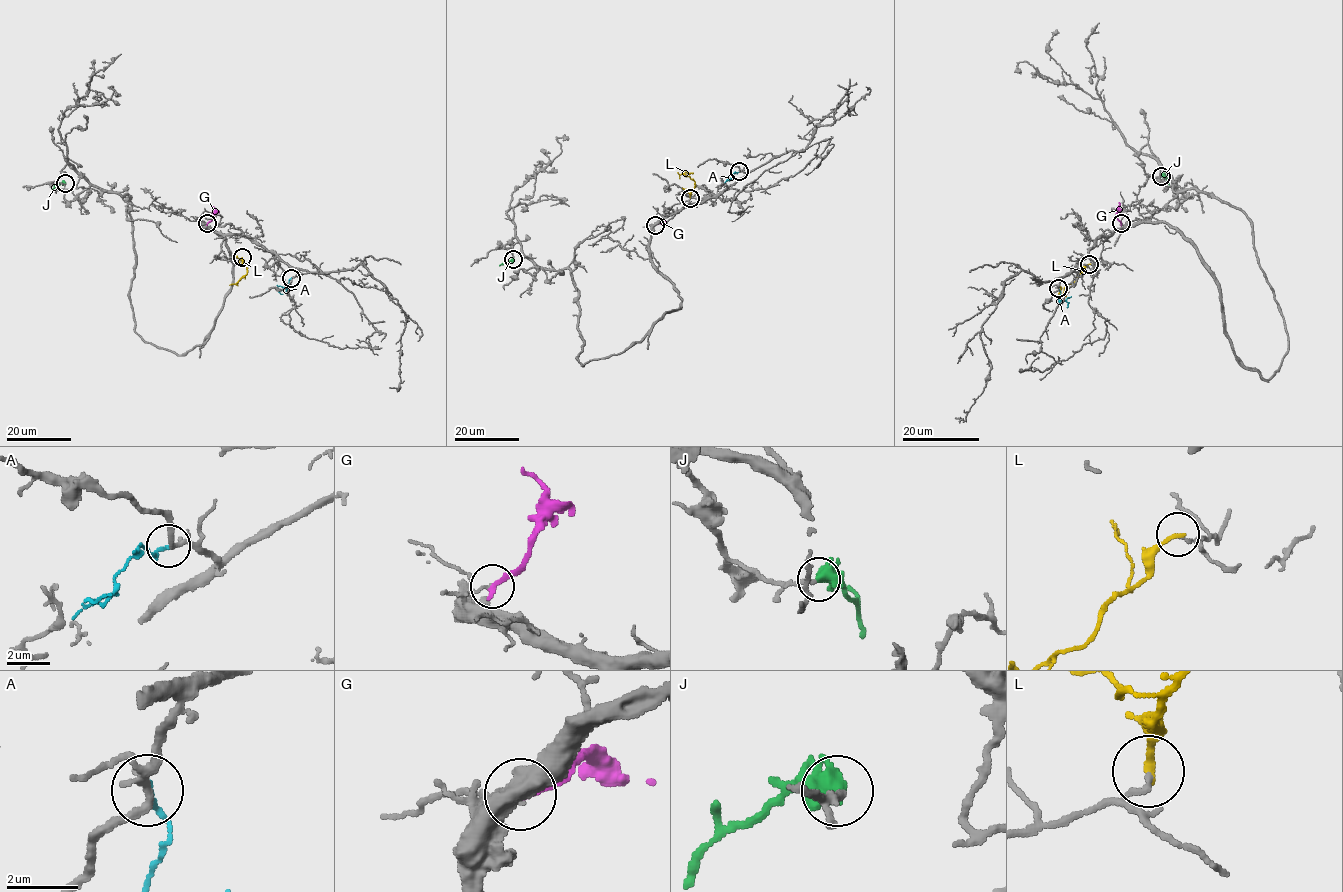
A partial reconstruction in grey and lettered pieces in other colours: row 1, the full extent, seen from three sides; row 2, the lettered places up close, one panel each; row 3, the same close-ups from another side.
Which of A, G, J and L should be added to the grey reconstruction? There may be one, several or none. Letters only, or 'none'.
J

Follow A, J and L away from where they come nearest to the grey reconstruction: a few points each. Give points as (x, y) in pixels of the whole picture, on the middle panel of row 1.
A: (739, 171), (724, 183)
J: (513, 259), (499, 265)
L: (690, 198), (695, 184), (685, 174), (693, 174)

